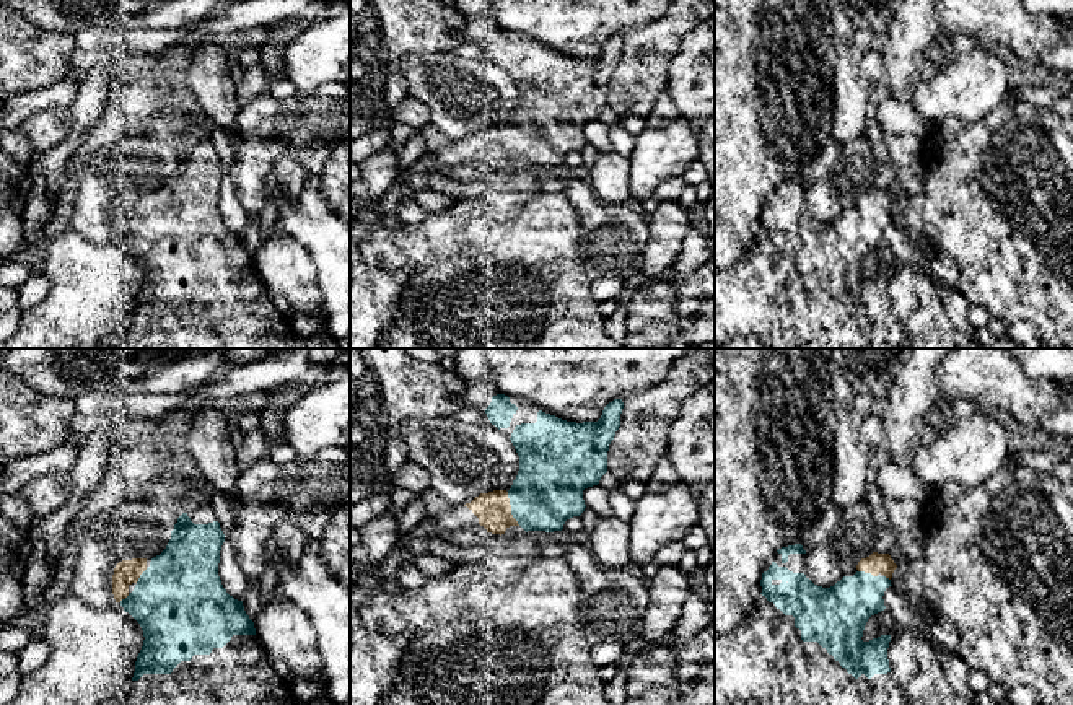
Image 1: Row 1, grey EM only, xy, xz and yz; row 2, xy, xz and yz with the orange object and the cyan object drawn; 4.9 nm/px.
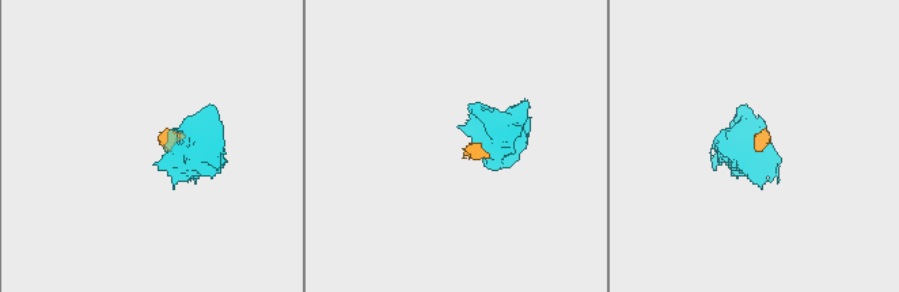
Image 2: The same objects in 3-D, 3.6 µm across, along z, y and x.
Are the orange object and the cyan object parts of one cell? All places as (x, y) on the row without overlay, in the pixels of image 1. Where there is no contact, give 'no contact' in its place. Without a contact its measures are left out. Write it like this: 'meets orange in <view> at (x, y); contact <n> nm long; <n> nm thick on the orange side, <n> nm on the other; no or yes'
meets orange in xz at (510, 144); contact 180 nm long; 170 nm thick on the orange side, 340 nm on the other; yes

